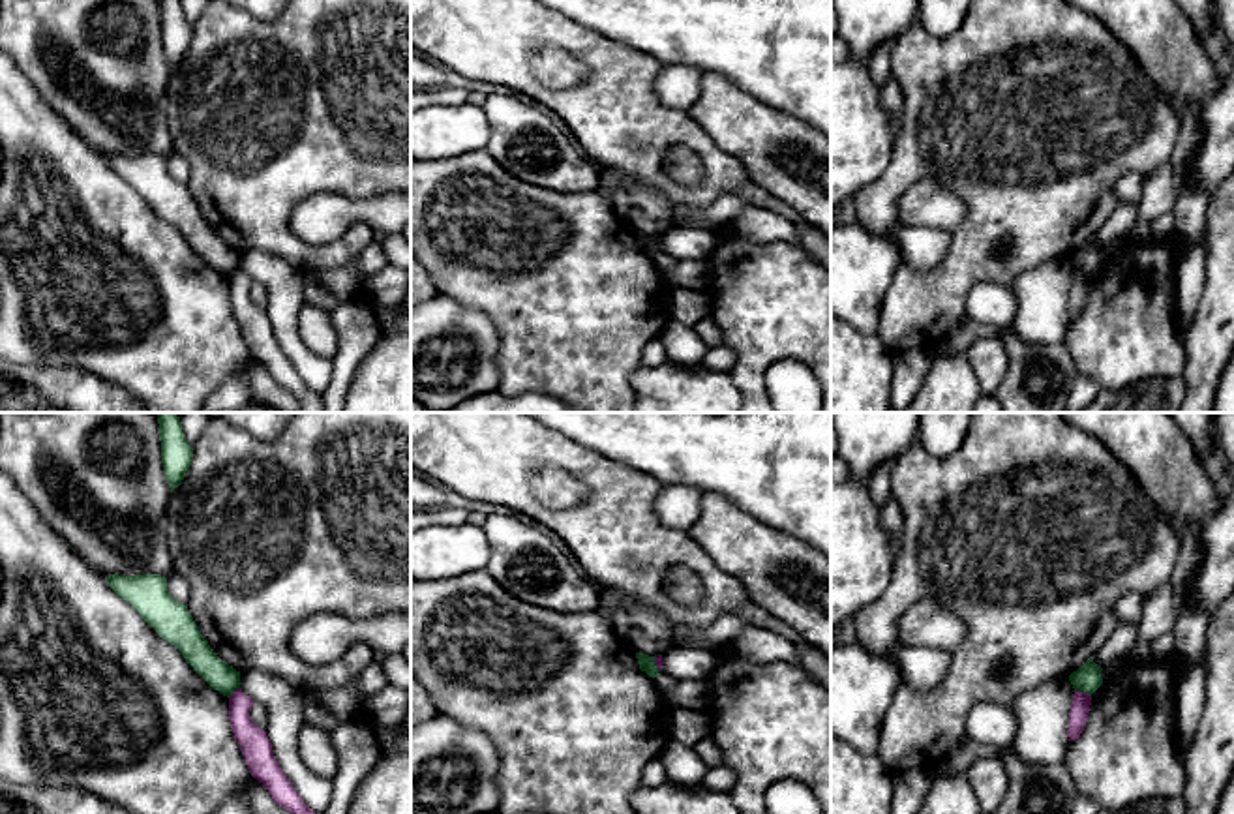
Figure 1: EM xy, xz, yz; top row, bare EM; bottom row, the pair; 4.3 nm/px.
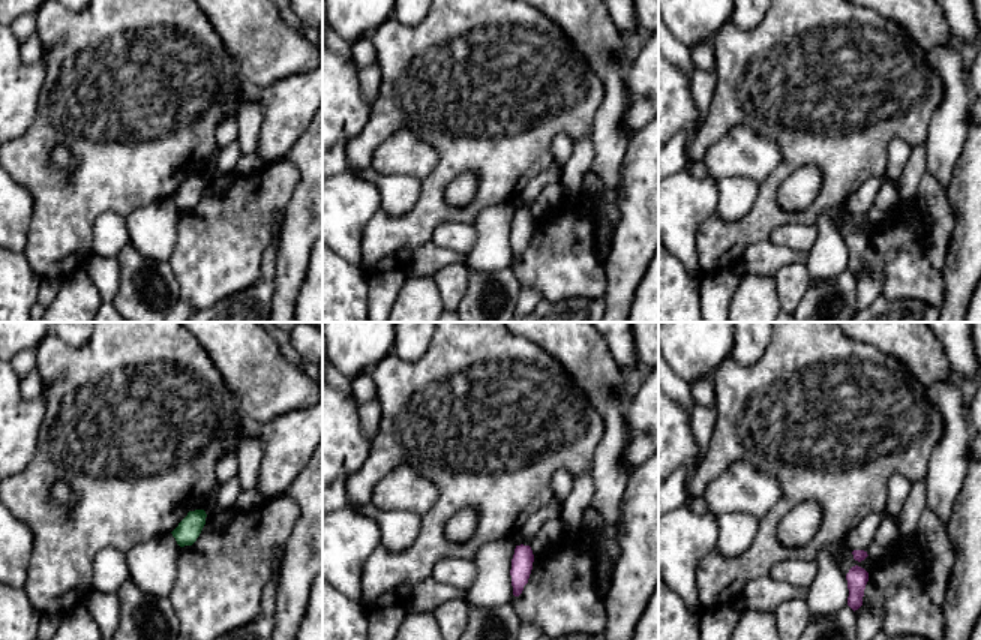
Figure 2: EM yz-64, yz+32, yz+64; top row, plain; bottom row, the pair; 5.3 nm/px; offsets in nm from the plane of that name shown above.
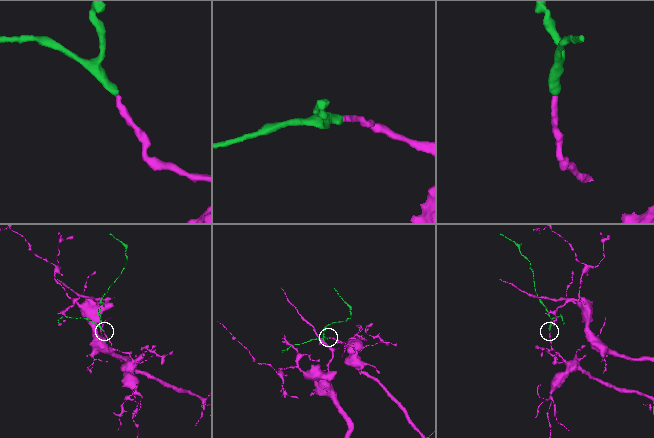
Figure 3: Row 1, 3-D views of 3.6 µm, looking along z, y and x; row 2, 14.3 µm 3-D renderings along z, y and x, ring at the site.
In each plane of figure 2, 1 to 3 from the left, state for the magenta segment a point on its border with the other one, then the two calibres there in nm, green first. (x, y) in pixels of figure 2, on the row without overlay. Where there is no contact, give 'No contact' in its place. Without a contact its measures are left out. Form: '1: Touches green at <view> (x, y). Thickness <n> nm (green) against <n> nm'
1: No contact
2: No contact
3: No contact

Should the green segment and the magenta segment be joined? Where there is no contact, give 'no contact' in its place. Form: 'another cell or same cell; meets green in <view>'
another cell; meets green in yz

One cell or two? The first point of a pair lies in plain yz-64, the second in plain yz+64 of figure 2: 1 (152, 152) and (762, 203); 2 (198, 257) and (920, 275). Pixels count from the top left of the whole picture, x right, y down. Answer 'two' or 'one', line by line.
1: one
2: one

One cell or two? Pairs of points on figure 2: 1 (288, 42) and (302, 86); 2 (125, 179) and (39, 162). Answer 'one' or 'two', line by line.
1: two
2: one

